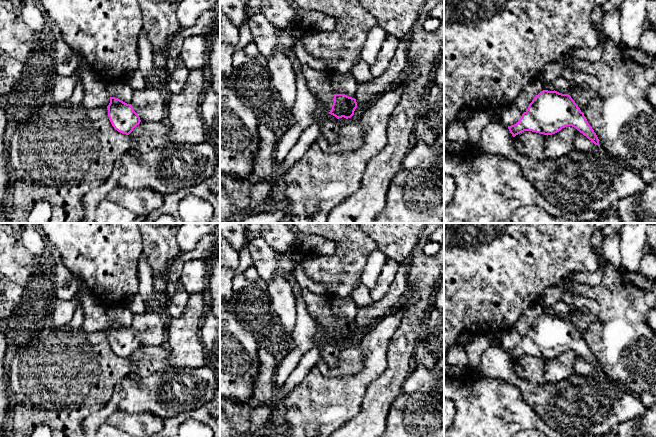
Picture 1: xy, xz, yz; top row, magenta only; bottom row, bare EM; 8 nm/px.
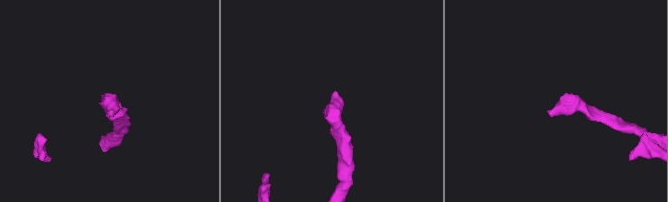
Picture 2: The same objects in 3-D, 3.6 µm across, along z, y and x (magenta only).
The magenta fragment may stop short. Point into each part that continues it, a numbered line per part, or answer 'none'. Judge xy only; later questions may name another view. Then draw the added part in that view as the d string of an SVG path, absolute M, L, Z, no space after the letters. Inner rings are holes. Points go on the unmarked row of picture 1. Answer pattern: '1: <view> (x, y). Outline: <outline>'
1: xy (96, 319). Outline: M85 285L81 286L76 298L84 312L82 328L88 333L107 331L110 327L110 319L106 305Z

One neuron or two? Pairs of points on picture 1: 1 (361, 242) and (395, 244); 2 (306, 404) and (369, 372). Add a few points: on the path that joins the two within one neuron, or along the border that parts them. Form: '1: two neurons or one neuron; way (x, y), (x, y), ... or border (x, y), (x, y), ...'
1: two neurons; border (365, 233), (376, 243), (377, 248)
2: one neuron; way (322, 403), (329, 403), (339, 399), (353, 387)

